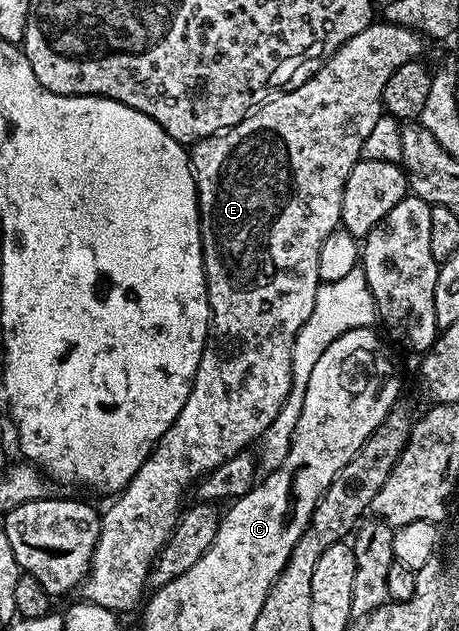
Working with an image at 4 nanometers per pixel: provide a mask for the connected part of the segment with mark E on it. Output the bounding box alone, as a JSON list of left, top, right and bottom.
[80,23,423,611]

